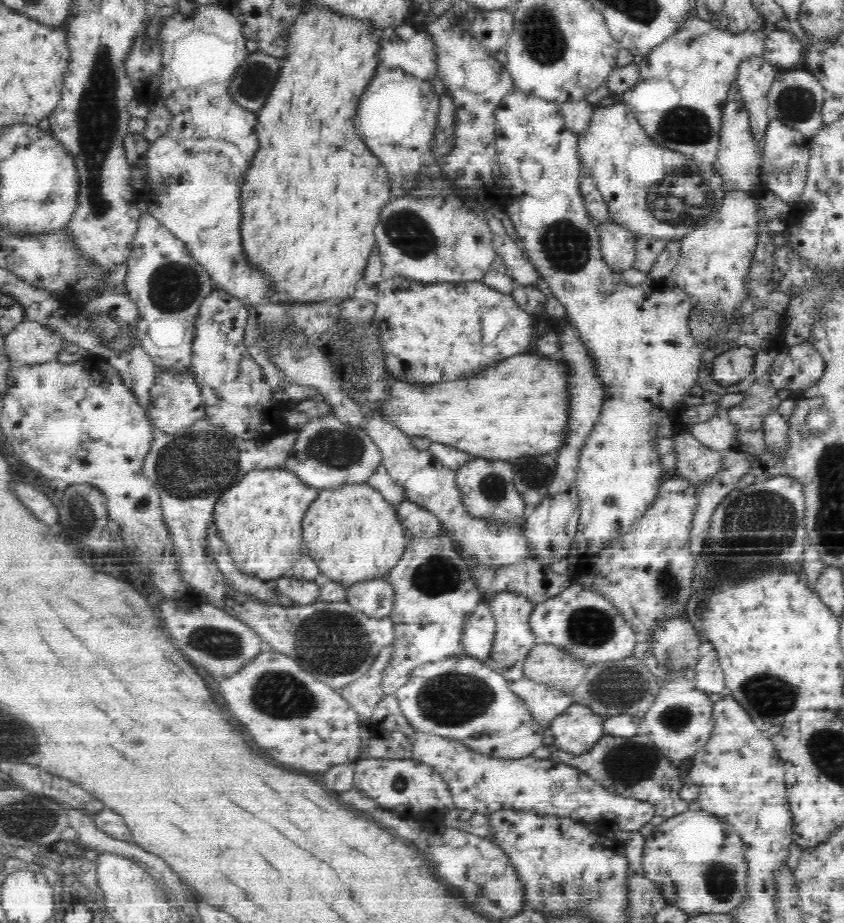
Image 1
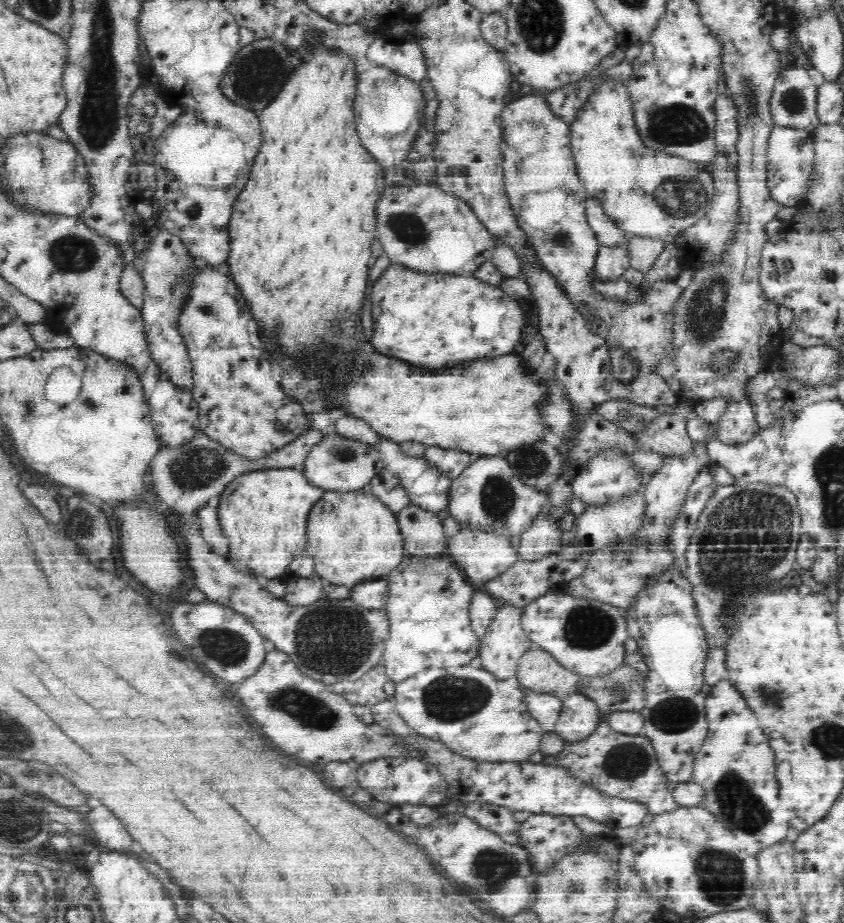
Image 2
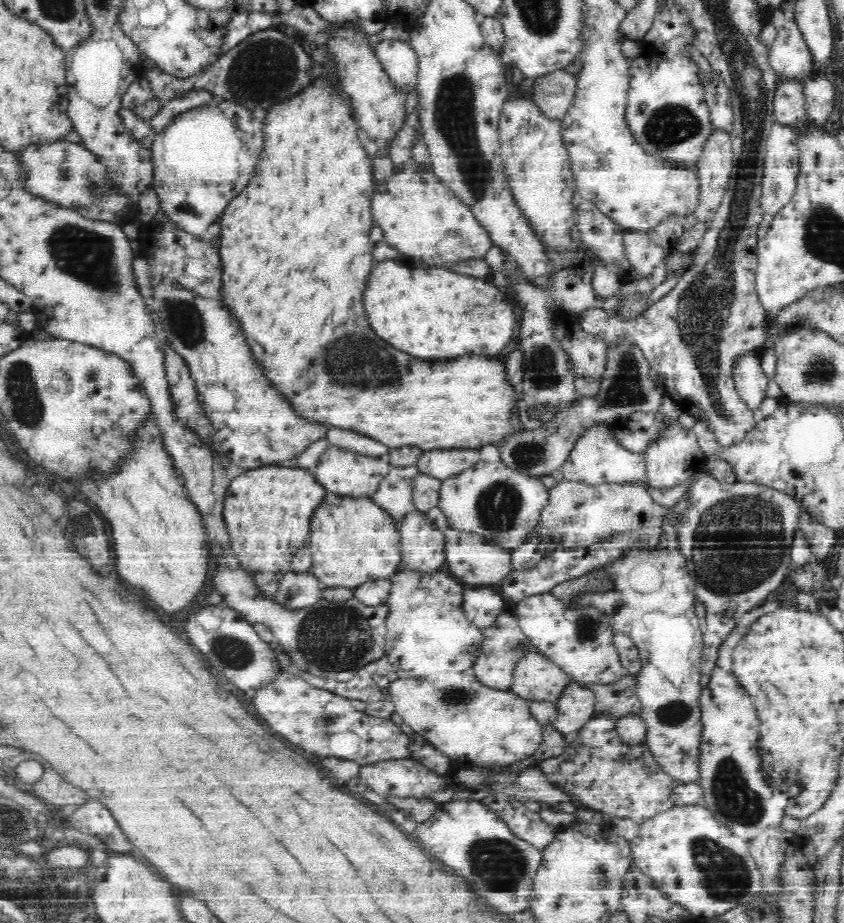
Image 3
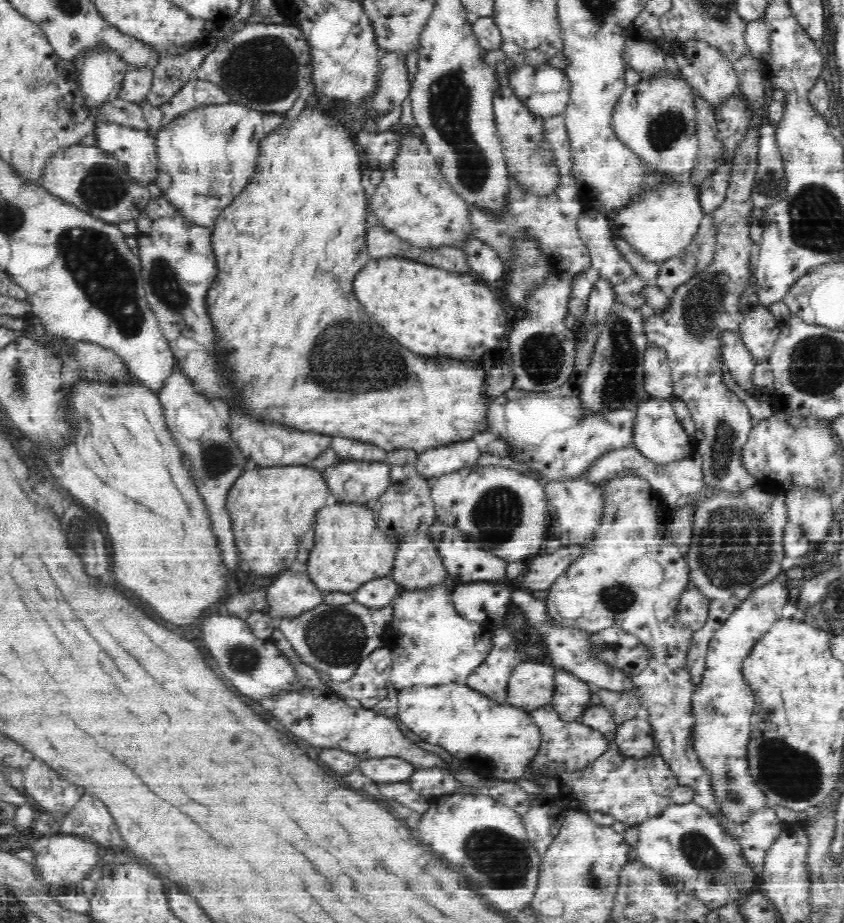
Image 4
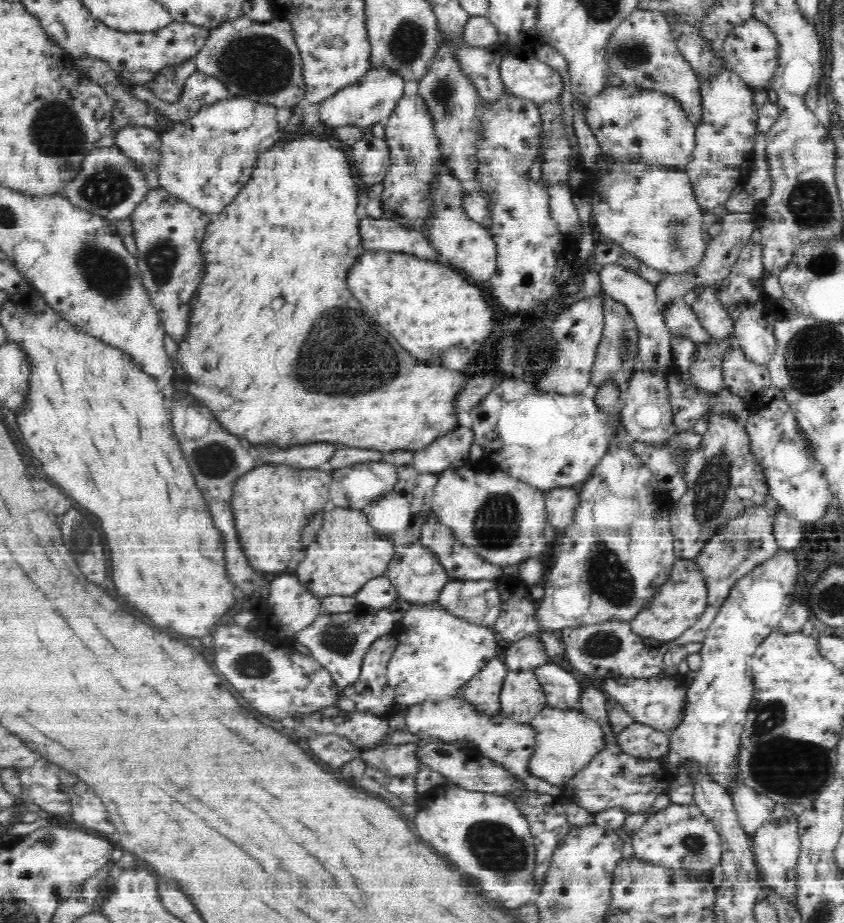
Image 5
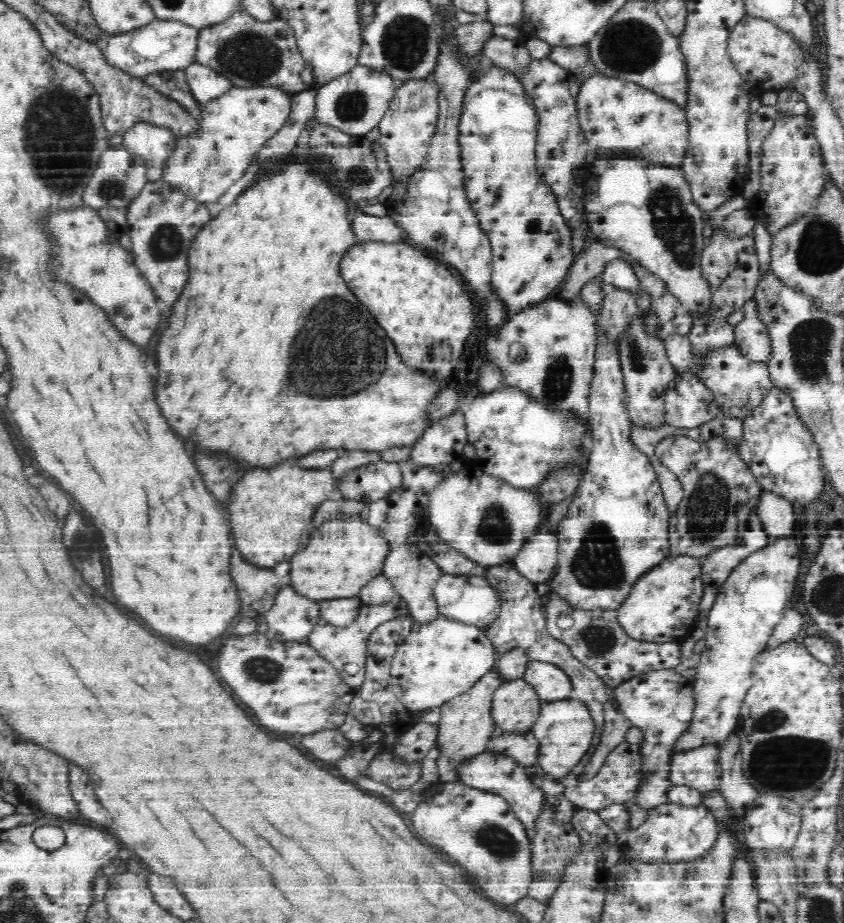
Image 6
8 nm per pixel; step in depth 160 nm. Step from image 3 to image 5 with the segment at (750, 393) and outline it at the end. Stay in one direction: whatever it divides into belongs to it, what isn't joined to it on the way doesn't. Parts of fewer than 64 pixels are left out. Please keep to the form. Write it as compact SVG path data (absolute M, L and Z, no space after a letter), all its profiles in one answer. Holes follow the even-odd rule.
M706 293L703 300L695 302L693 311L702 323L703 328L714 341L724 341L728 346L737 346L735 340L735 326L737 322L730 319L728 311L721 305L712 293Z

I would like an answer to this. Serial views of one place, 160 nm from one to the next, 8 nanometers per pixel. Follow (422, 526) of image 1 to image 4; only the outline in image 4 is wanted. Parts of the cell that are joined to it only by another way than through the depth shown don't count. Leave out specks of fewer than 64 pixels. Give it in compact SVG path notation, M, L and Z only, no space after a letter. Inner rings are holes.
M410 529L401 537L390 575L403 588L433 586L448 578L430 530Z

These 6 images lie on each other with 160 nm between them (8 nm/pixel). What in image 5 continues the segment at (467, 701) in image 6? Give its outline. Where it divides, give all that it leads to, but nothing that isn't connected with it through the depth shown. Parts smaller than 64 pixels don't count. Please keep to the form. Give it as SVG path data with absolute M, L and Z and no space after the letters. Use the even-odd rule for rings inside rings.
M500 656L488 659L488 662L464 686L458 689L457 695L471 699L479 710L487 714L501 712L501 692L509 673L507 661Z

